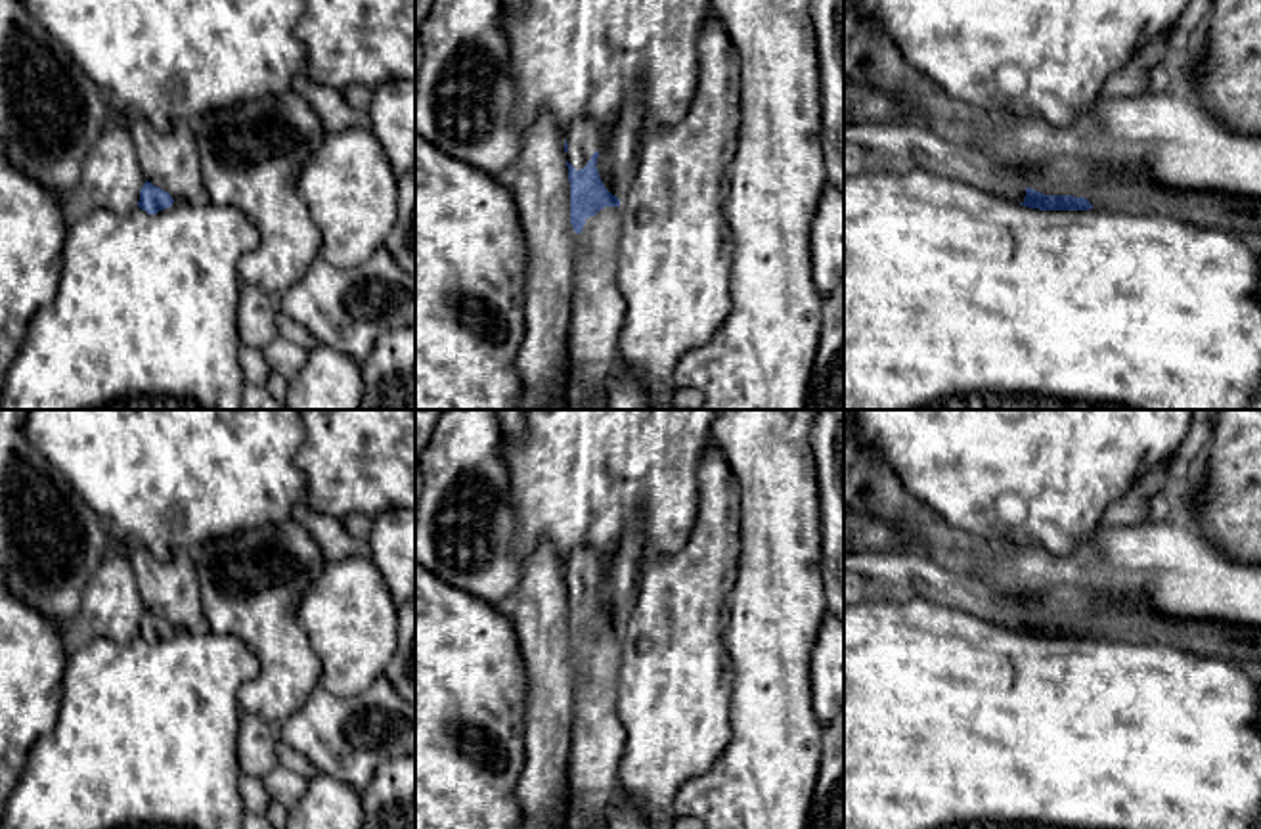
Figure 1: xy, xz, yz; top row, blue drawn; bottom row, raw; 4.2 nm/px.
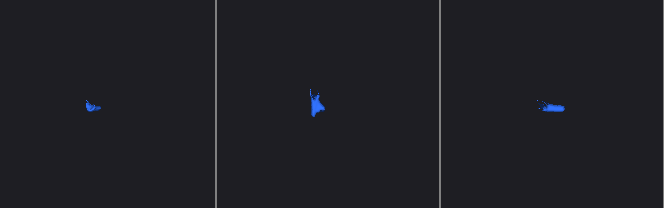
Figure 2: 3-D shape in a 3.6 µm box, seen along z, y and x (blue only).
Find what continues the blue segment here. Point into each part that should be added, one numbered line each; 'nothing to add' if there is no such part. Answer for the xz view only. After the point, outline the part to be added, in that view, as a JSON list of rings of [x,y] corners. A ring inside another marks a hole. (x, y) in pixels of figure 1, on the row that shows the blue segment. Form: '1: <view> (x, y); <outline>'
1: xz (584, 138); [[[586,117],[576,119],[568,126],[564,140],[568,144],[566,161],[576,170],[584,168],[591,155],[601,149],[601,130]]]
2: xz (597, 309); [[[605,207],[589,216],[587,247],[574,276],[566,339],[566,360],[574,366],[586,402],[608,391],[620,362],[618,335],[626,299],[616,287],[618,239],[618,207]]]

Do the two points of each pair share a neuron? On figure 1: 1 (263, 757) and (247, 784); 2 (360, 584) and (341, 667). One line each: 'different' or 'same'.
1: different
2: same

